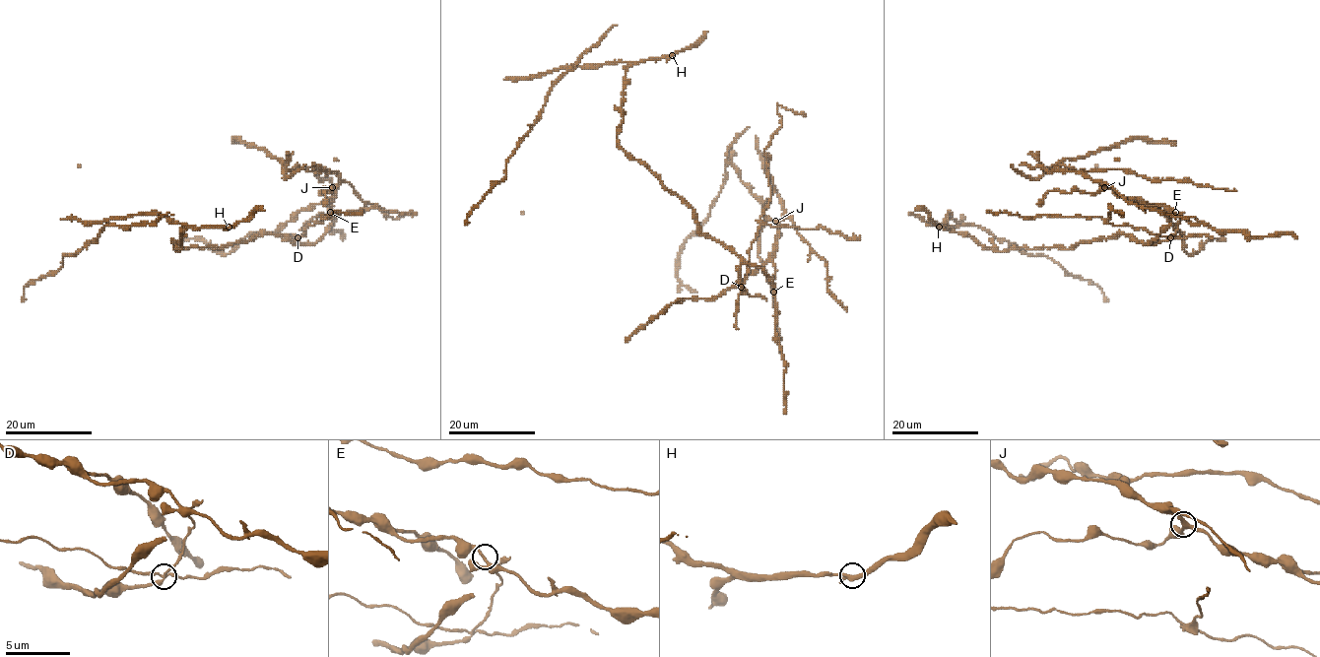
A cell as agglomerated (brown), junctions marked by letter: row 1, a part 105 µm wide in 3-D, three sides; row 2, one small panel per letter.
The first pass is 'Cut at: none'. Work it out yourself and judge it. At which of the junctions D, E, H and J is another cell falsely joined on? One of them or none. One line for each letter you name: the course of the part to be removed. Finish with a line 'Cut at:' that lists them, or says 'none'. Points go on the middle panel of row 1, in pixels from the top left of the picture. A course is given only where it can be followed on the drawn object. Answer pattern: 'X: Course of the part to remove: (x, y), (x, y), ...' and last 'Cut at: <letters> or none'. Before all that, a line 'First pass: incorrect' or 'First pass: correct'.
First pass: incorrect
D: Course of the part to remove: (741, 287), (748, 272), (749, 249), (770, 200), (764, 149), (781, 125), (776, 108), (781, 105), (806, 115)
Cut at: D

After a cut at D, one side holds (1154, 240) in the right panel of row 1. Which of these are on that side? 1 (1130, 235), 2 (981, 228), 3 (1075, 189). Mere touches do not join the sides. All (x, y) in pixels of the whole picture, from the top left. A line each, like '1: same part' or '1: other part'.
1: same part
2: same part
3: same part

